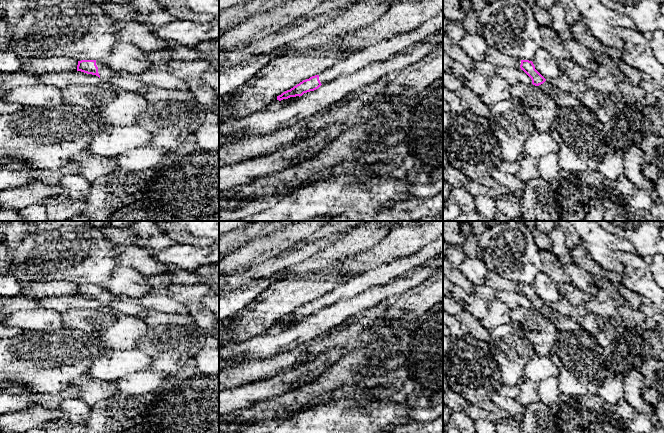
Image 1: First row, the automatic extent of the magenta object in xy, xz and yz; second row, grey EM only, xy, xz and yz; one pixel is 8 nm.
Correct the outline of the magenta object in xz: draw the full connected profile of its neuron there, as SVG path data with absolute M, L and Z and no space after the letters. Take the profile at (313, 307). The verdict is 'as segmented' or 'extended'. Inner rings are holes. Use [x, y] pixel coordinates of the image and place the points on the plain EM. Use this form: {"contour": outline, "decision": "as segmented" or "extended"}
{"contour": "M443 234L438 239L427 244L420 251L409 257L400 258L392 263L370 270L362 276L337 285L318 299L303 304L290 314L283 316L281 319L277 320L277 324L281 325L290 321L300 321L304 317L314 315L321 309L326 308L327 306L330 306L340 300L354 297L376 285L385 285L390 280L404 275L409 270L418 268L419 266L434 260L436 256L442 252Z", "decision": "extended"}

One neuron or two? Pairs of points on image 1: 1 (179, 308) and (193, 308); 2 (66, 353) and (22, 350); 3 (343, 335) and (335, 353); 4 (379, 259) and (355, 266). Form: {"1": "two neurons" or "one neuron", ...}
{"1": "two neurons", "2": "one neuron", "3": "two neurons", "4": "one neuron"}

